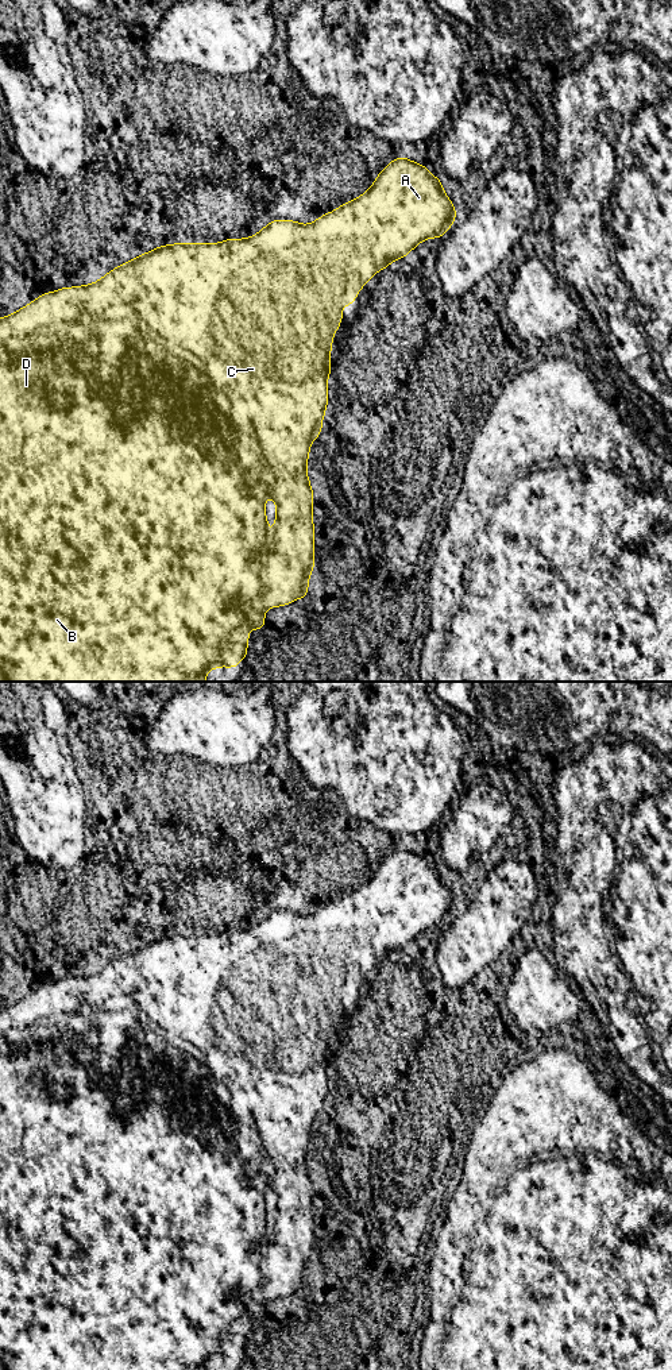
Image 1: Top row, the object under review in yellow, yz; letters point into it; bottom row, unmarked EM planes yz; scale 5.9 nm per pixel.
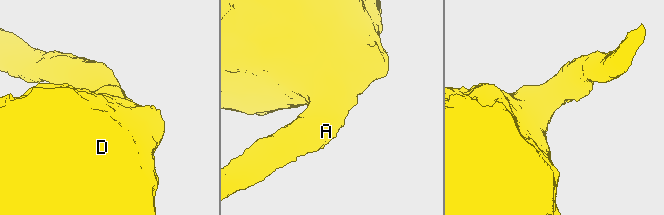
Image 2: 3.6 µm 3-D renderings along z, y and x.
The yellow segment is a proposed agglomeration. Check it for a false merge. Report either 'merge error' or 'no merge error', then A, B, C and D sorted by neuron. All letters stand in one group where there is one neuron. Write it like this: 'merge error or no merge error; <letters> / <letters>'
no merge error; A B C D

